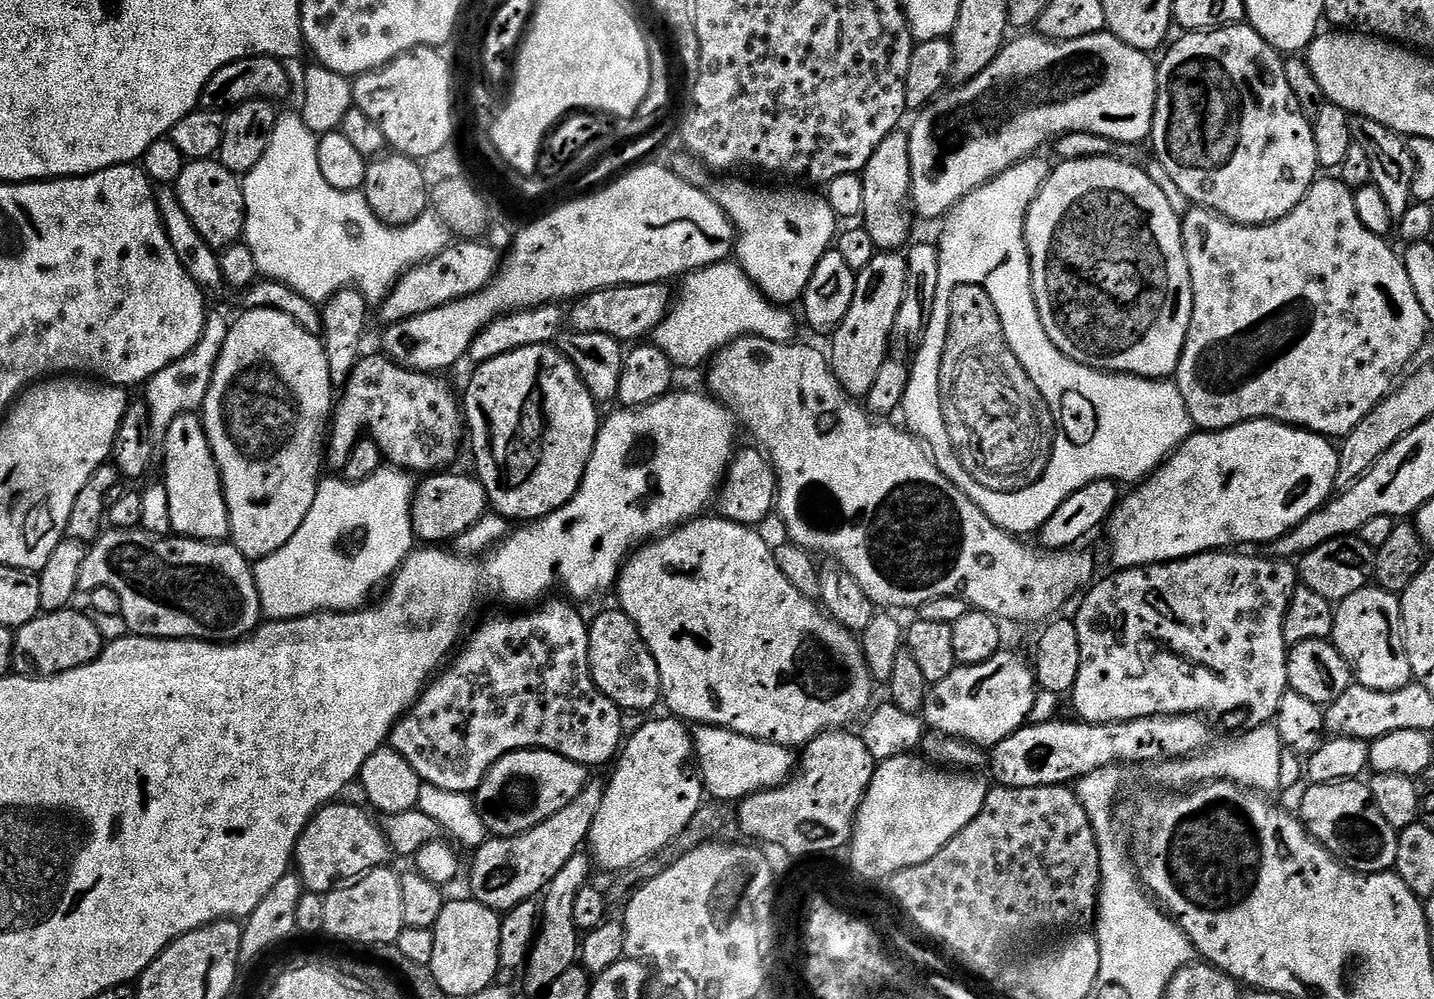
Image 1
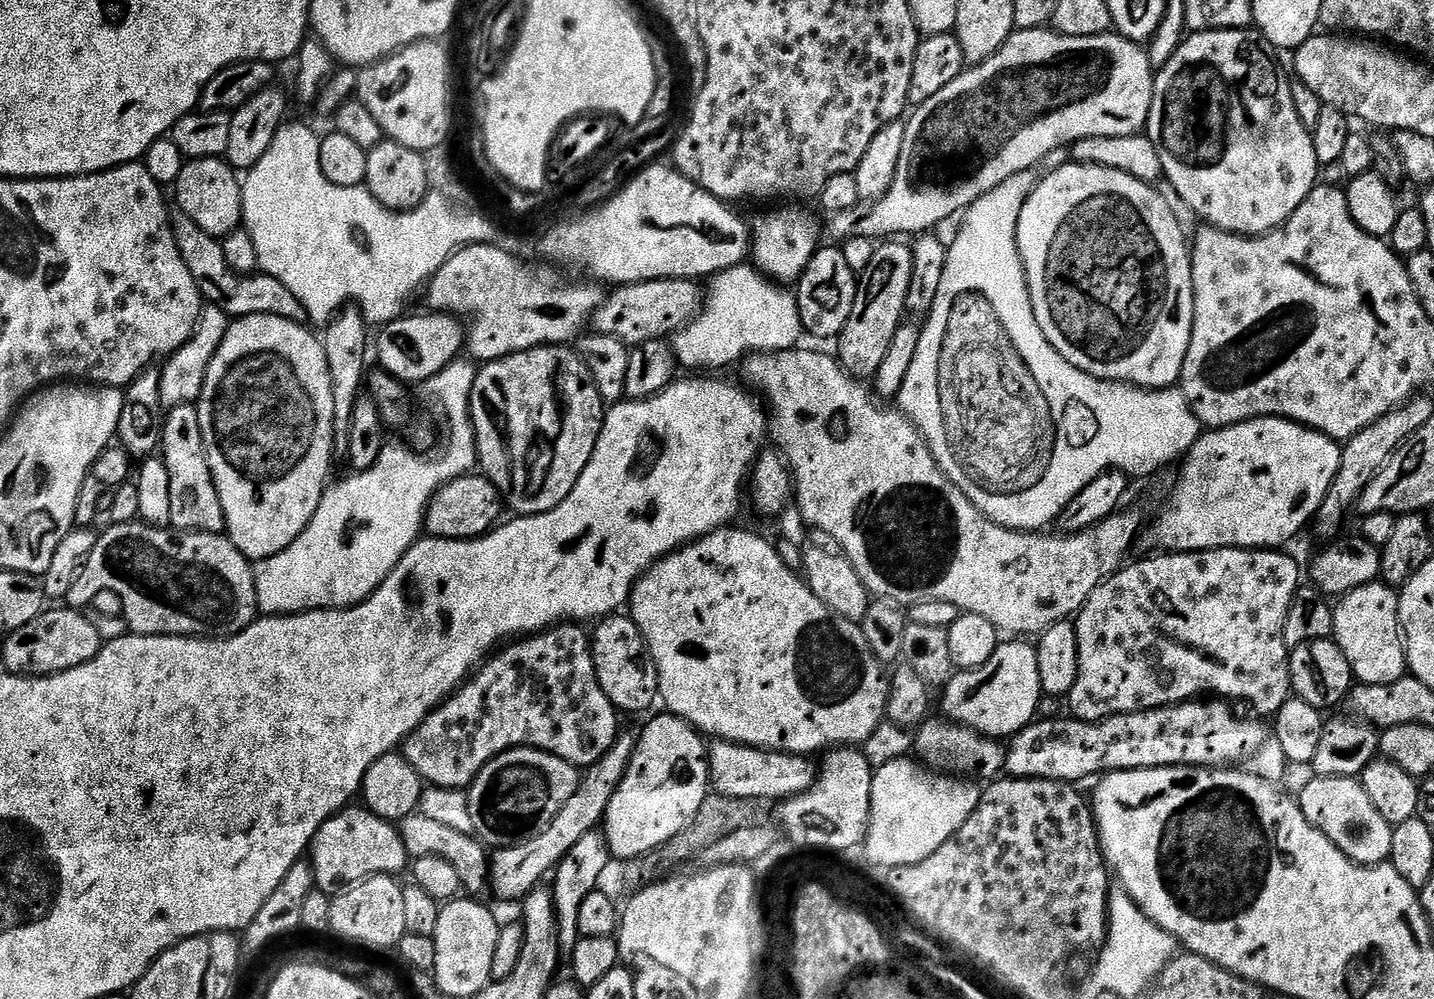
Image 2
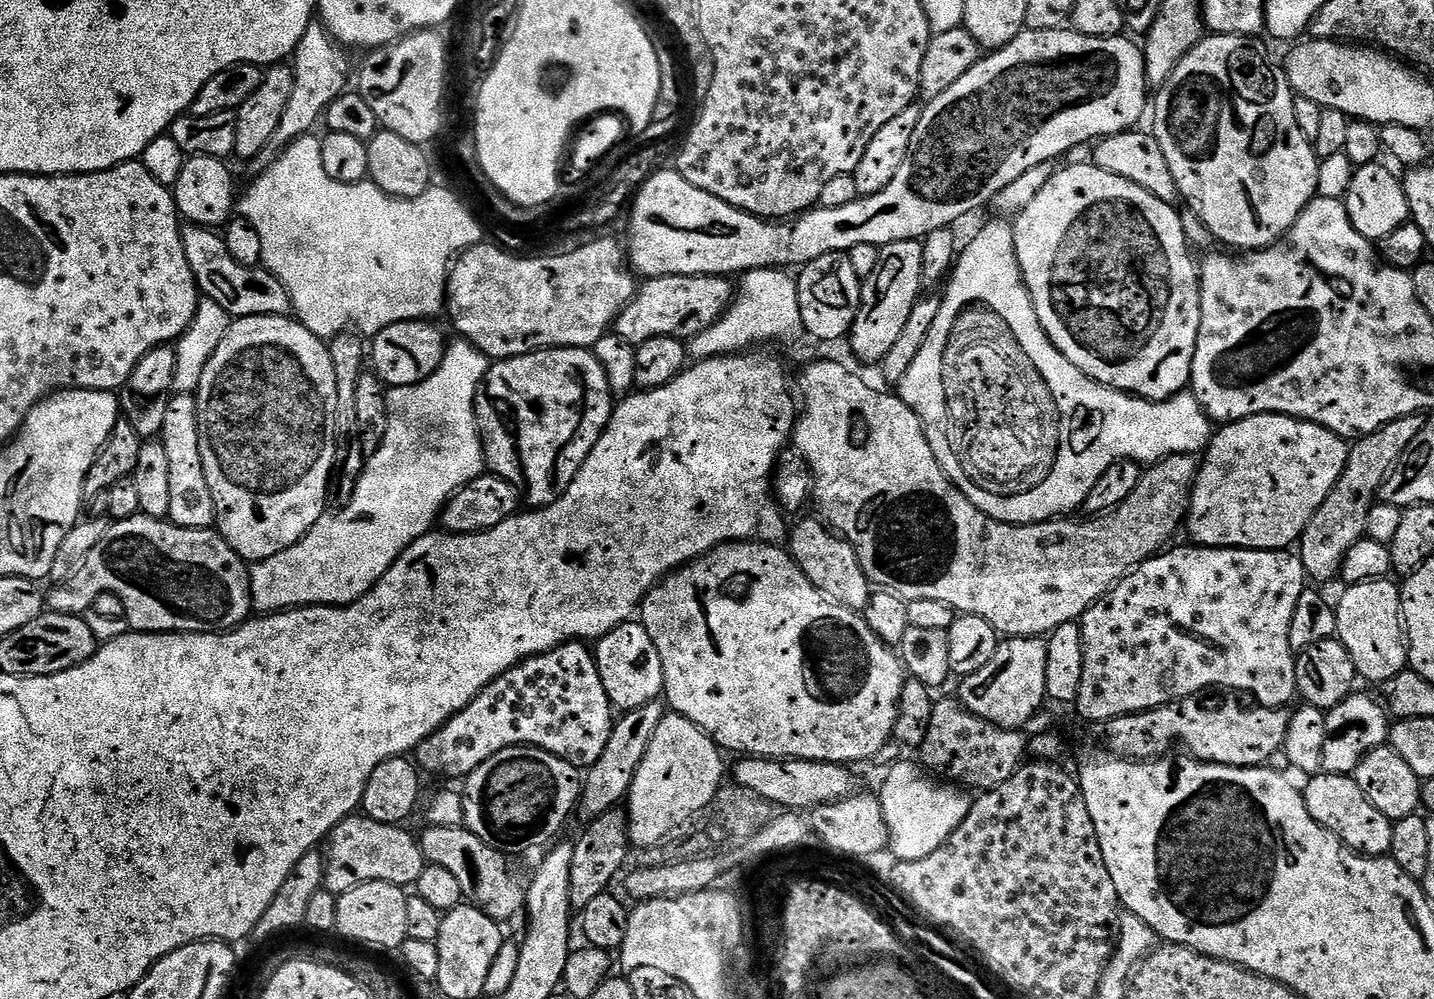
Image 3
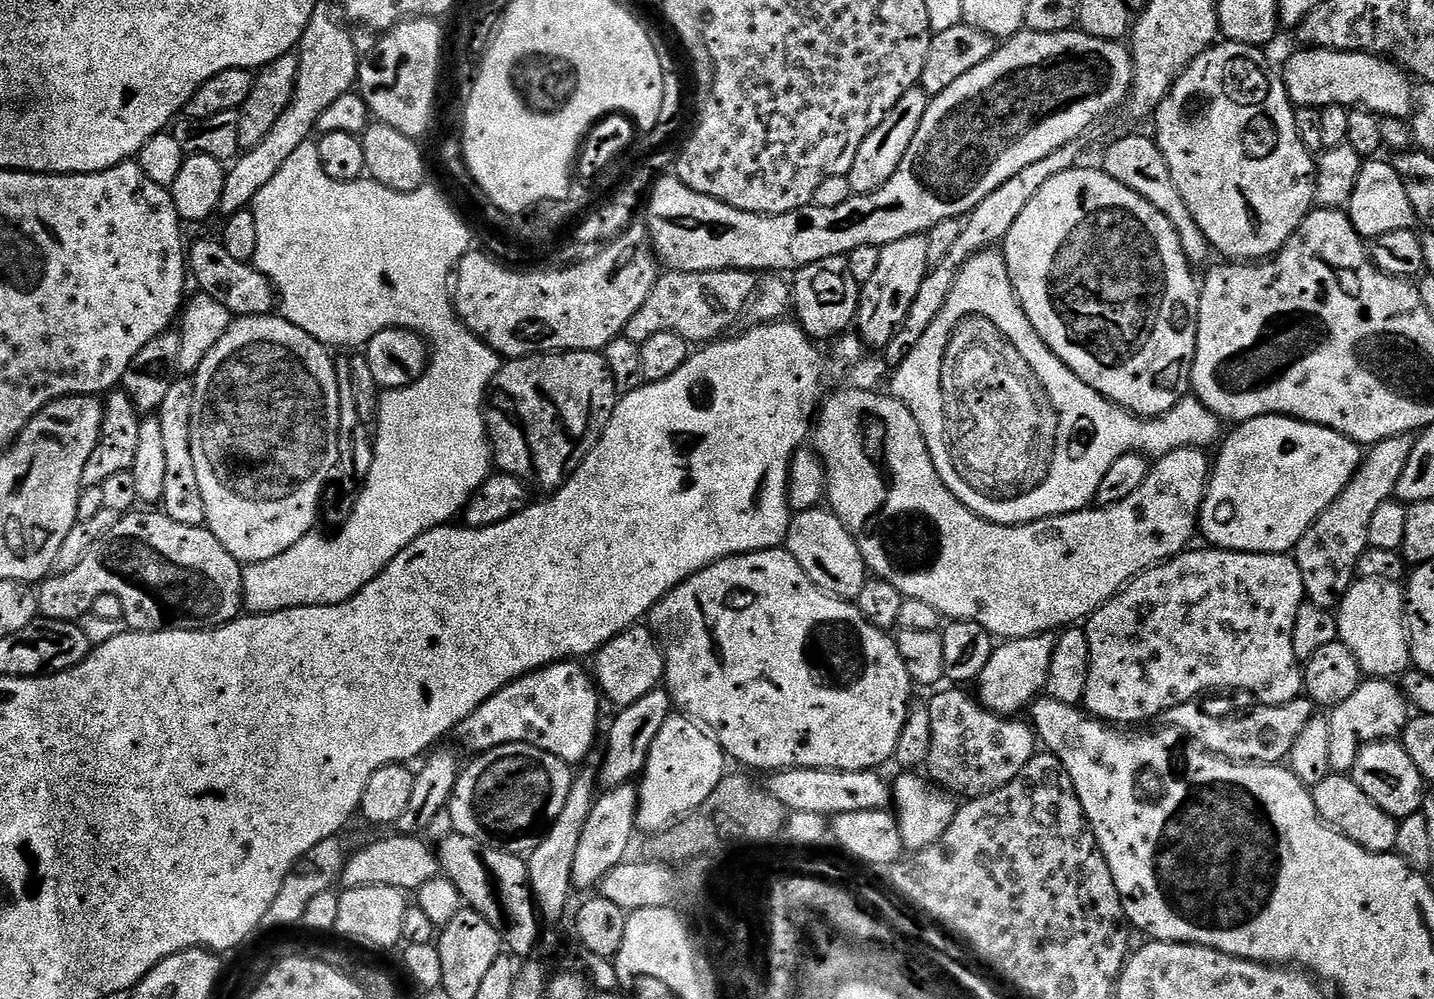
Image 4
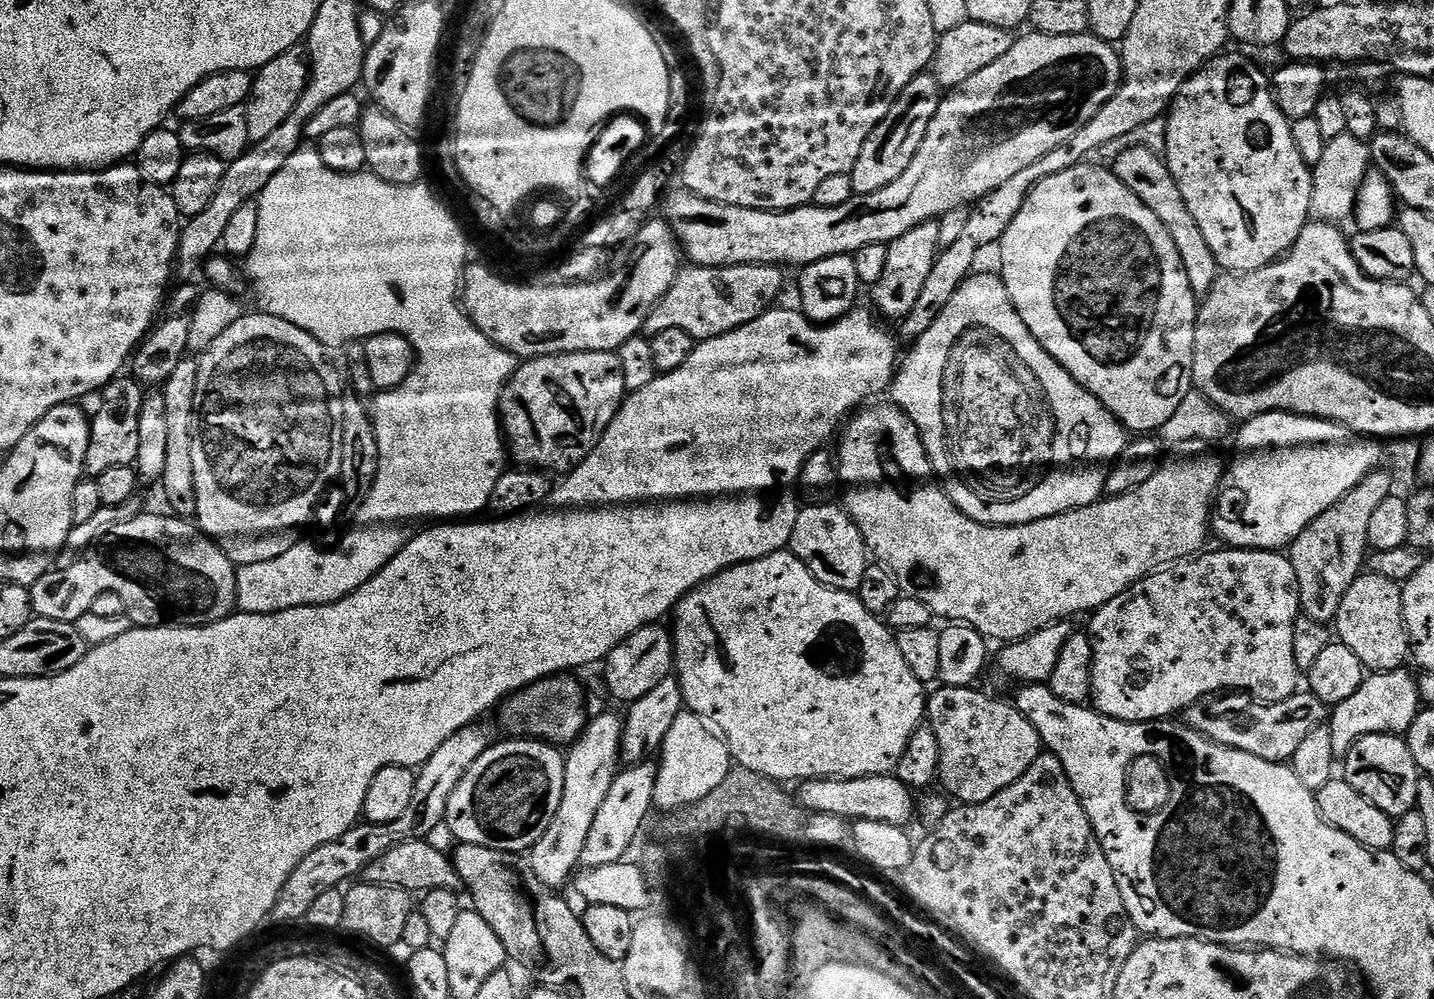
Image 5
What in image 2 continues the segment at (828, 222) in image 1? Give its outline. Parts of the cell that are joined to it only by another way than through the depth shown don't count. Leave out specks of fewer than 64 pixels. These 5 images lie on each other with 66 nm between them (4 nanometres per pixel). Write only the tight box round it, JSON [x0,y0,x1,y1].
[750,206,821,282]

